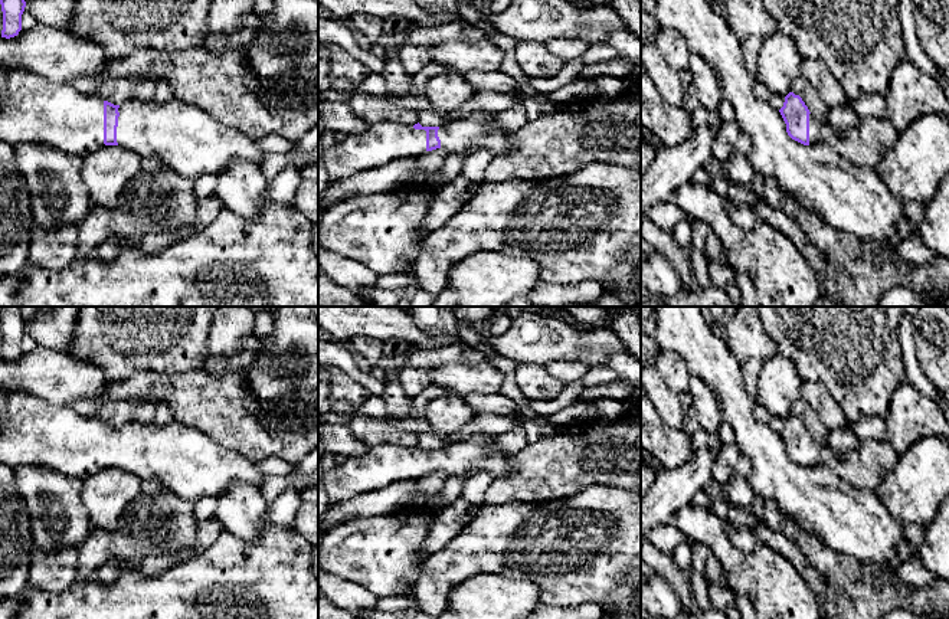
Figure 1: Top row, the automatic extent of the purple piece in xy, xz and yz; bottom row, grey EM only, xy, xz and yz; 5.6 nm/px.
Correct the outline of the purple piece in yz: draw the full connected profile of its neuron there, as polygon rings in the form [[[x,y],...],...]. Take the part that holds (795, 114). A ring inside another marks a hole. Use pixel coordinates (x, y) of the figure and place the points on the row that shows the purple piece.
[[[789,92],[779,112],[792,140],[804,145],[814,145],[822,140],[824,124],[815,118],[799,95]]]

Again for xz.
[[[480,109],[467,118],[446,119],[441,127],[382,121],[324,148],[321,155],[331,181],[379,168],[397,158],[419,158],[436,148],[462,155],[474,148],[485,148],[500,155],[508,153],[511,144],[508,131],[493,125],[494,117],[494,112]]]

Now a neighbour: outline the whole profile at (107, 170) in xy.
[[[102,145],[82,157],[81,177],[91,203],[114,209],[121,190],[141,170],[141,157],[121,145]]]

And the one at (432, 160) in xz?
[[[436,148],[426,151],[422,157],[418,158],[418,168],[415,177],[408,186],[423,186],[423,179],[431,173],[442,167],[446,160],[448,153],[444,148]]]

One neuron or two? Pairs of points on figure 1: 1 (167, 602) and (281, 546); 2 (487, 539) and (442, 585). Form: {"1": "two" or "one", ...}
{"1": "one", "2": "one"}

